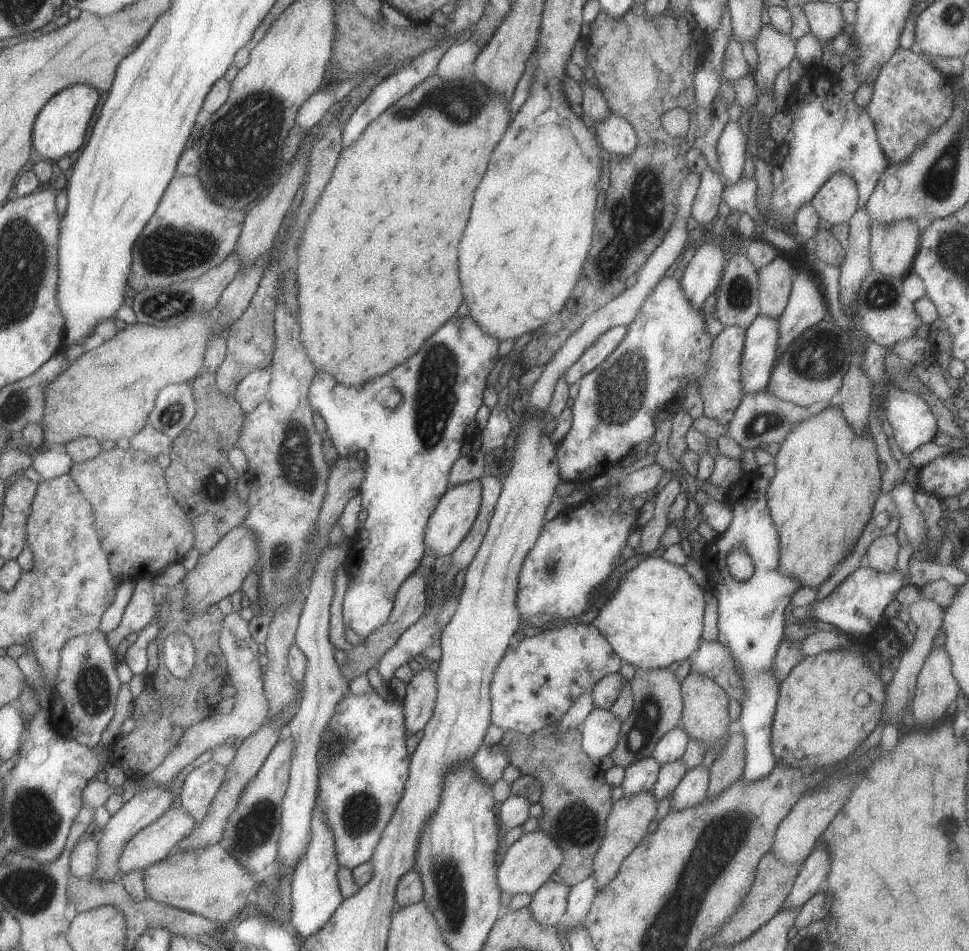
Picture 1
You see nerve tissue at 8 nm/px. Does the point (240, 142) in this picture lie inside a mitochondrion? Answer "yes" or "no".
yes

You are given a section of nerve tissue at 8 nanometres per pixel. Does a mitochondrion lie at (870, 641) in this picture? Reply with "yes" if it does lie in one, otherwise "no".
no

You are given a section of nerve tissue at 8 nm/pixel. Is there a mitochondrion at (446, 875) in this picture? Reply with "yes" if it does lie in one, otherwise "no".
yes

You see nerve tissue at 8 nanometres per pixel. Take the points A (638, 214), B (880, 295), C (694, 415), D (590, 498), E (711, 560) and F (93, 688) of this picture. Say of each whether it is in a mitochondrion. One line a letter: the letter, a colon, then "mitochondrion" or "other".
A: mitochondrion
B: mitochondrion
C: other
D: other
E: other
F: mitochondrion

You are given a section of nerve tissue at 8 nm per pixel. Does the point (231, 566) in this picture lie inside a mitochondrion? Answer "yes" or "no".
no

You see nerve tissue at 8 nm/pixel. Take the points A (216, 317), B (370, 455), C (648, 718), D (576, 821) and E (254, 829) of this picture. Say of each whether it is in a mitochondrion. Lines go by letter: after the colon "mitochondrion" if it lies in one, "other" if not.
A: other
B: other
C: mitochondrion
D: mitochondrion
E: mitochondrion

